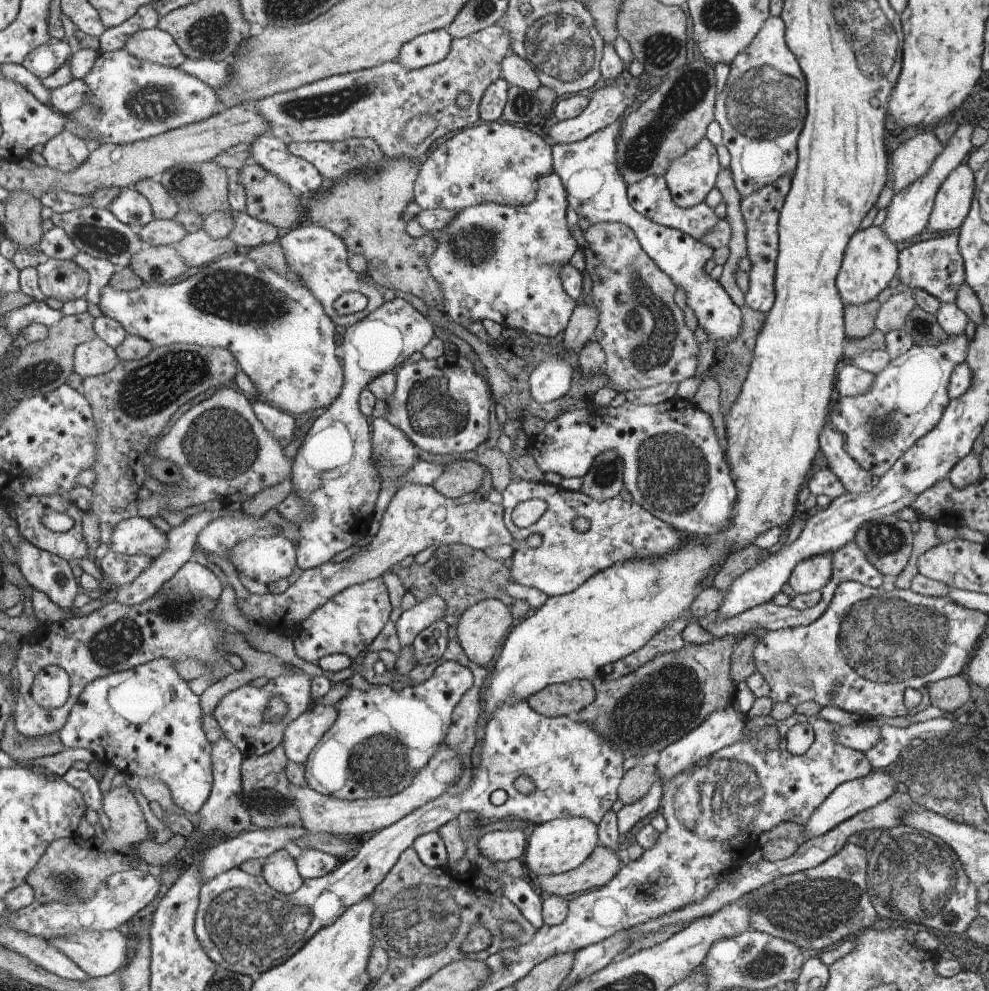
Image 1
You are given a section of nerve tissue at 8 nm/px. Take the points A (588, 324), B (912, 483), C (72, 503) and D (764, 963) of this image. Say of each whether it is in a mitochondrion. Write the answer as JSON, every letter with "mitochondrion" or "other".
{"A":"other","B":"other","C":"other","D":"mitochondrion"}

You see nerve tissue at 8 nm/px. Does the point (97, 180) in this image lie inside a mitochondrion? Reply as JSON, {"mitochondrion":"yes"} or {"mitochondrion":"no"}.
{"mitochondrion":"no"}

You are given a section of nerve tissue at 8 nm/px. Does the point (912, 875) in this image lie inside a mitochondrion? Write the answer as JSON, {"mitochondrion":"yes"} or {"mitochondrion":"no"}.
{"mitochondrion":"yes"}

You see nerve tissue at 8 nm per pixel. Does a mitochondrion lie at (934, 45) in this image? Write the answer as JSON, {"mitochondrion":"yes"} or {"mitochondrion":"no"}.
{"mitochondrion":"no"}

